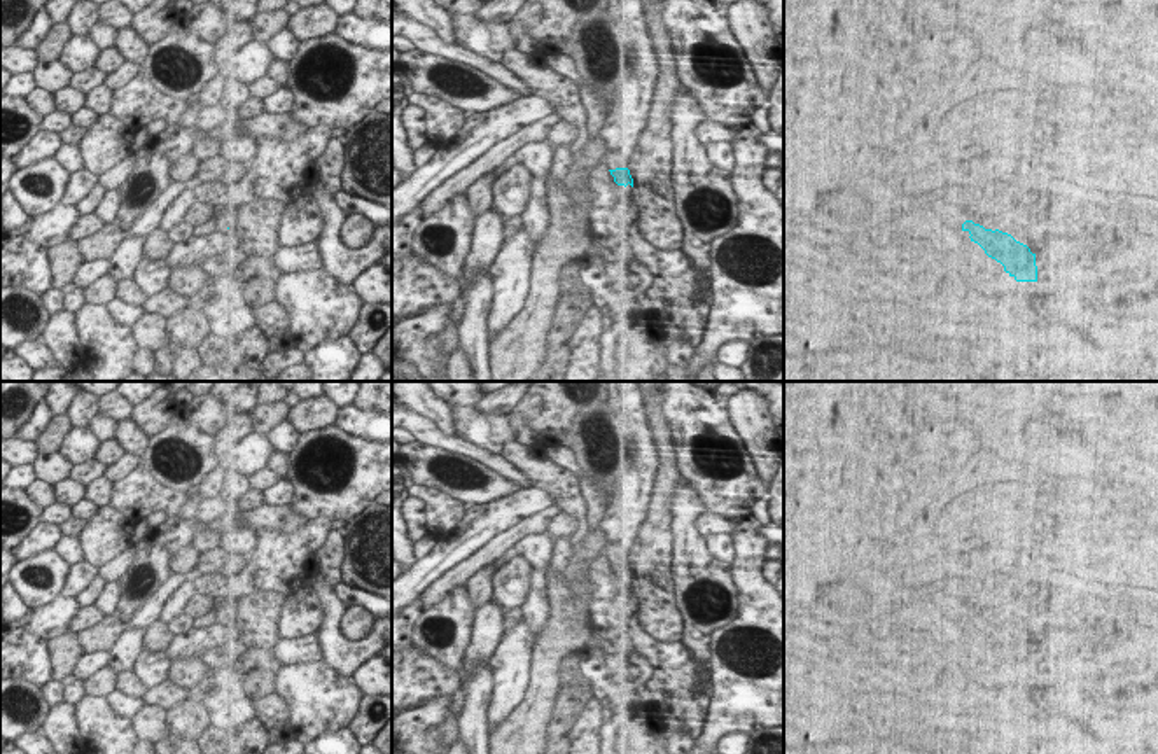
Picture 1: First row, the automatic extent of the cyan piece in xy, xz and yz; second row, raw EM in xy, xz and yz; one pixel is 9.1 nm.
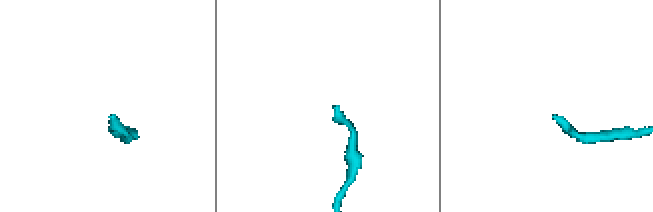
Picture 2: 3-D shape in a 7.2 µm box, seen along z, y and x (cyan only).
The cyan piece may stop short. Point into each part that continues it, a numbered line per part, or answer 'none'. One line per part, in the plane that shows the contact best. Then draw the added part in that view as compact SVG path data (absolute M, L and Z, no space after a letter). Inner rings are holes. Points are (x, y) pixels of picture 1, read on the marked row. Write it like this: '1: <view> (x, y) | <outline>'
1: xz (613, 161) | M607 152L605 156L605 164L609 170L616 170L616 168L628 168L630 166L630 157L623 157L623 156L616 156L614 152Z

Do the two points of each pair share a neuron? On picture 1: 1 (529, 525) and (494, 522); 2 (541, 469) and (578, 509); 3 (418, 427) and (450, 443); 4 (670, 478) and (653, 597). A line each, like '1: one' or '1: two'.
1: two
2: one
3: one
4: one

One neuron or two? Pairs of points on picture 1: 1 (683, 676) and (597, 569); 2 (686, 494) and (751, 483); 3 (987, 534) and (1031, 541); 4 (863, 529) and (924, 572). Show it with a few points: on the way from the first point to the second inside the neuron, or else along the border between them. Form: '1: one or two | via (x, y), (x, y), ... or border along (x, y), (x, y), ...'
1: one | via (655, 651), (614, 613), (613, 597)
2: two | border along (683, 474), (709, 509)
3: one | via (997, 534), (1008, 534), (1020, 541)
4: two | border along (908, 560), (896, 571), (868, 564)

